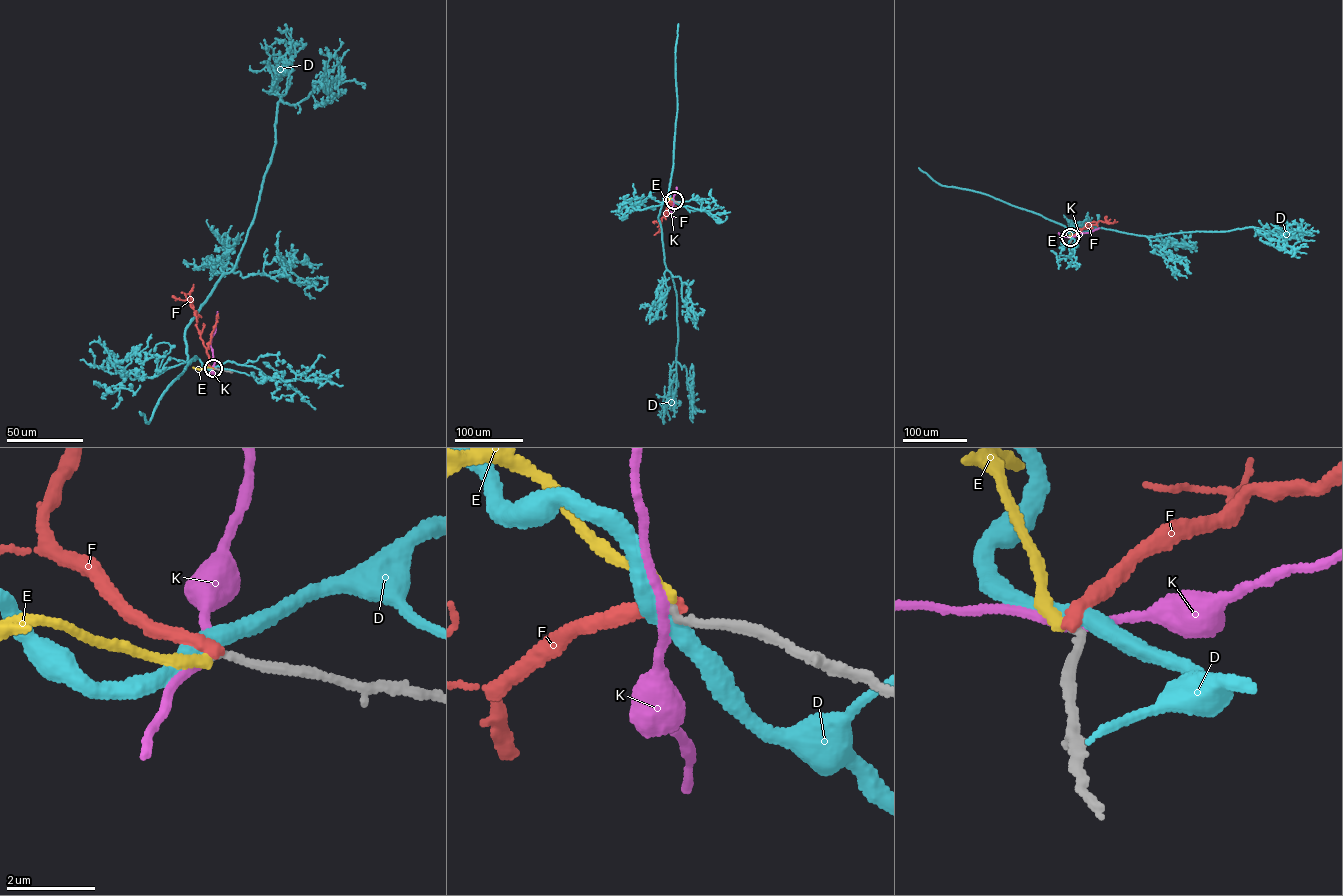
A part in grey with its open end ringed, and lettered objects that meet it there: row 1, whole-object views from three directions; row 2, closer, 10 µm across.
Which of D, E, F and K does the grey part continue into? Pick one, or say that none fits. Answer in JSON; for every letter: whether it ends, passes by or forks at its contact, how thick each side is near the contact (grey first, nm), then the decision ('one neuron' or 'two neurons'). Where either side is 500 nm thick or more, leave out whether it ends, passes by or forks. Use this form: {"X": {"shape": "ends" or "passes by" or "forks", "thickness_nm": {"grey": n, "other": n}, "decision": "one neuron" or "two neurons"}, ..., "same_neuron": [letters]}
{"D": {"shape": "passes by", "thickness_nm": {"grey": 180, "other": 400}, "decision": "two neurons"}, "E": {"shape": "ends", "thickness_nm": {"grey": 160, "other": 240}, "decision": "one neuron"}, "F": {"shape": "ends", "thickness_nm": {"grey": 170, "other": 320}, "decision": "two neurons"}, "K": {"shape": "passes by", "thickness_nm": {"grey": 170, "other": 190}, "decision": "two neurons"}, "same_neuron": ["E"]}

